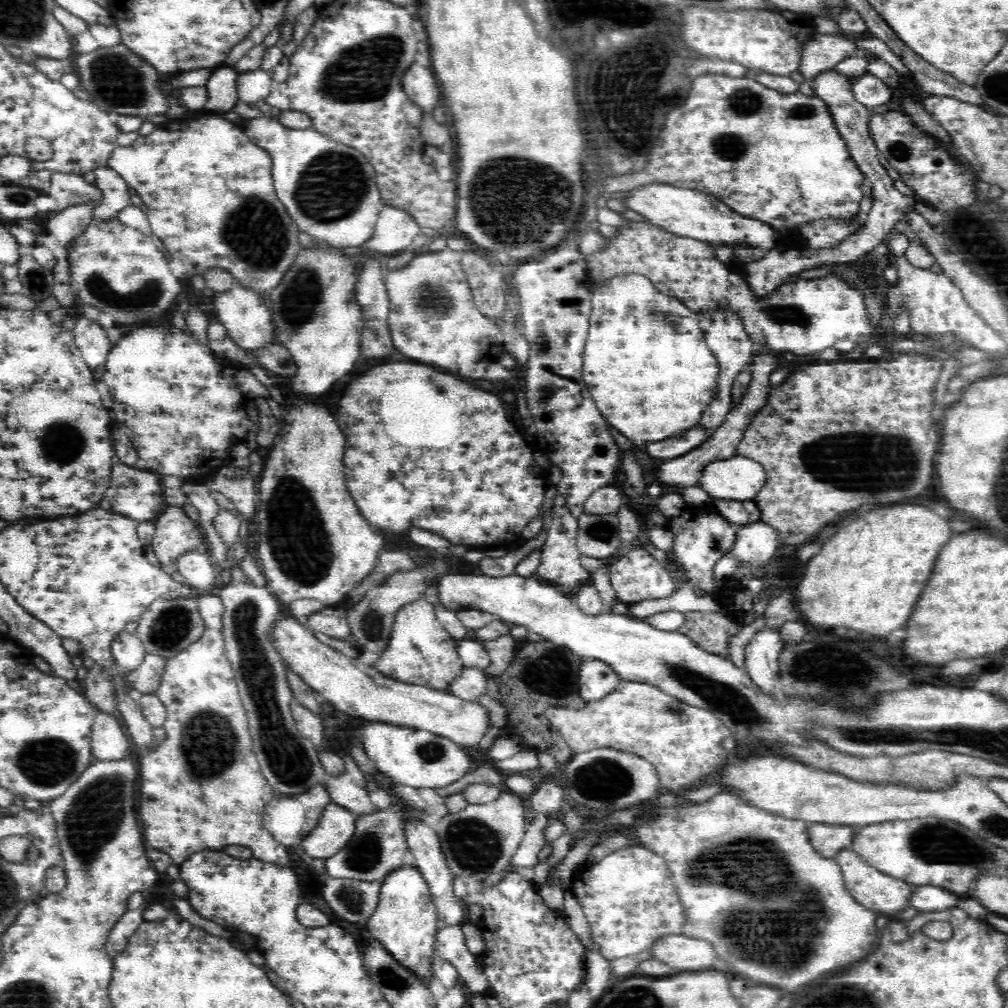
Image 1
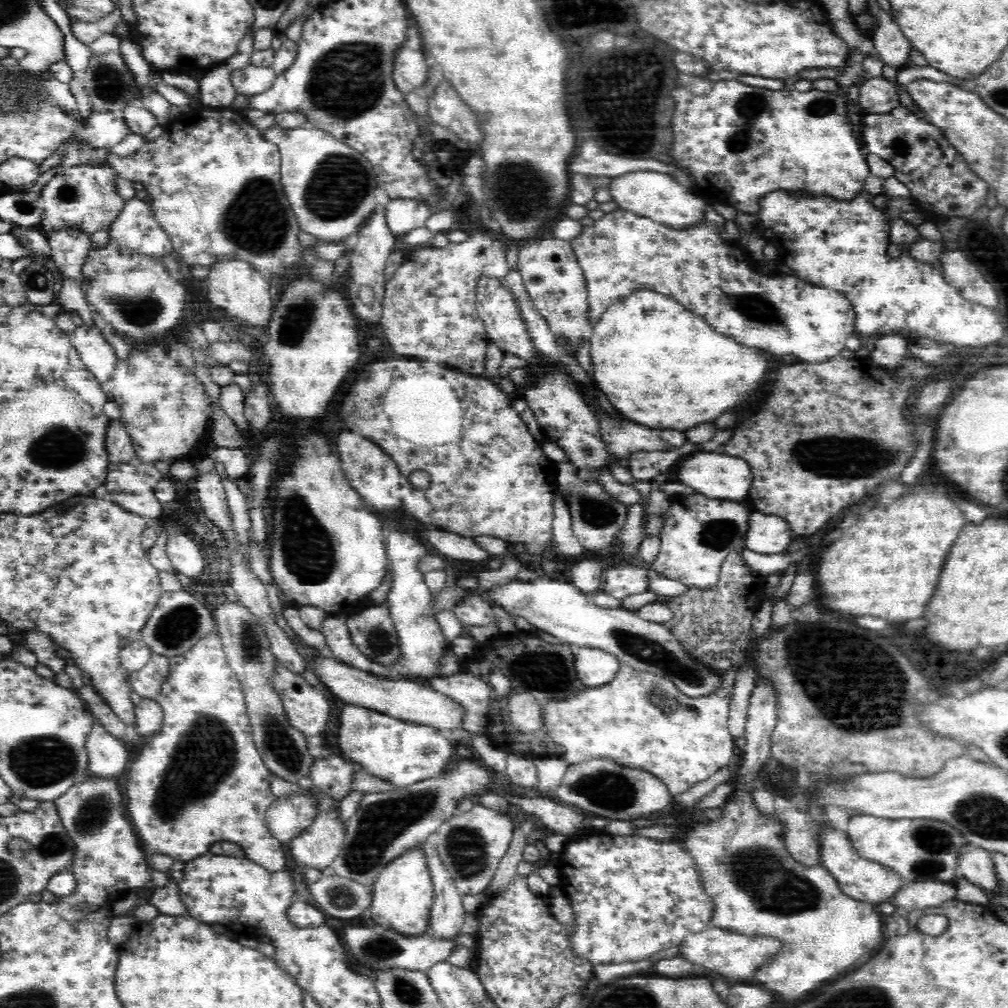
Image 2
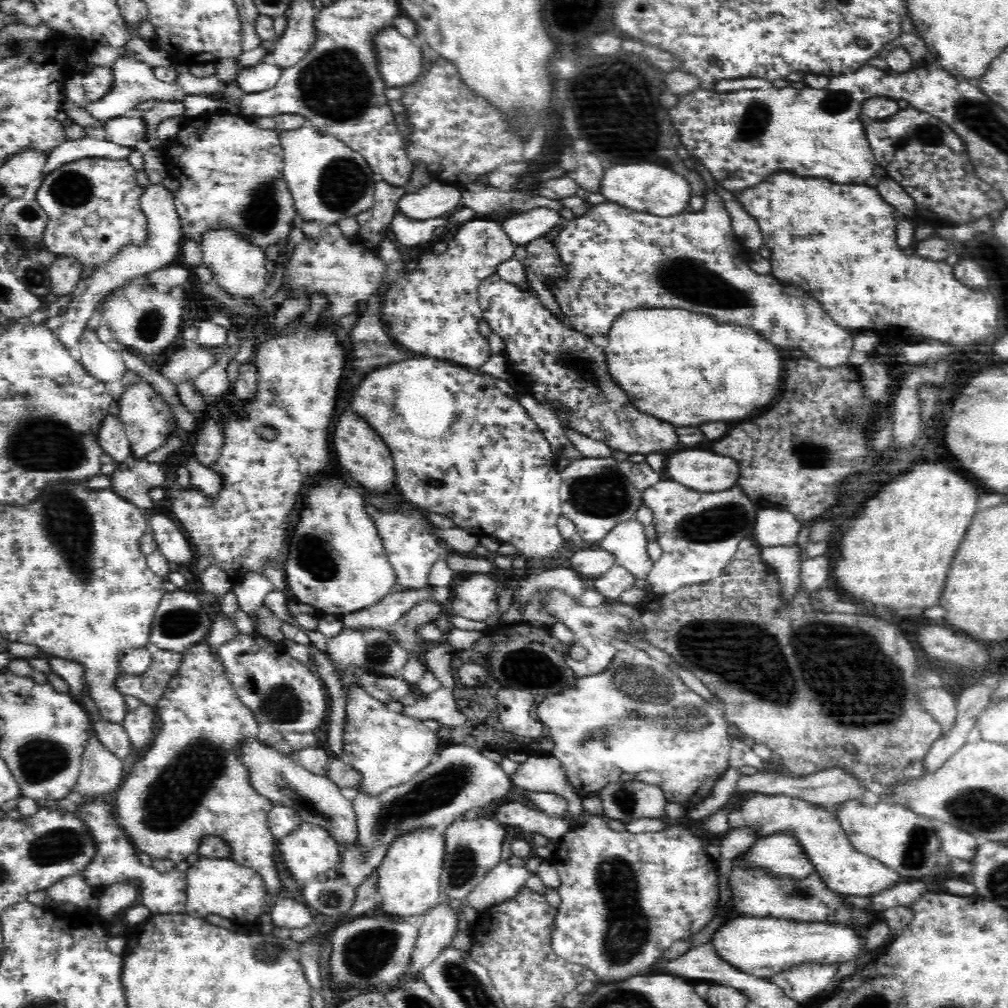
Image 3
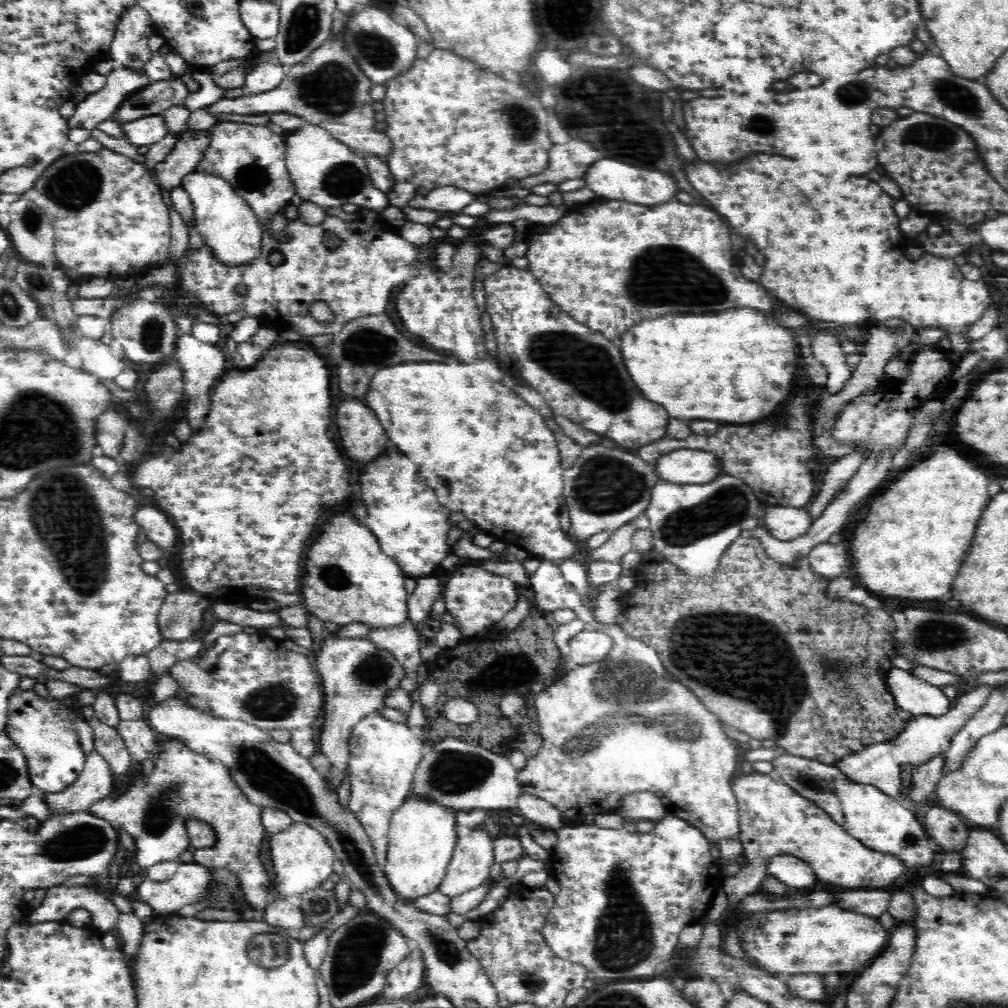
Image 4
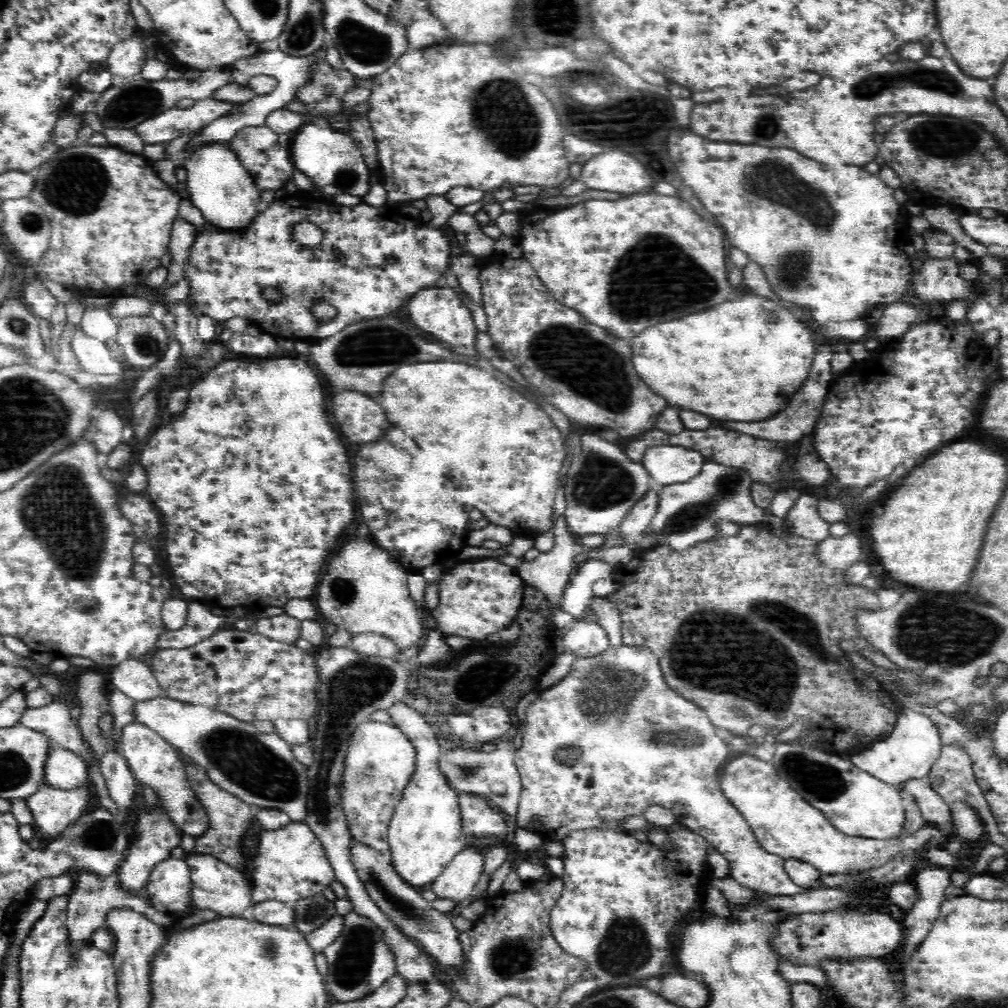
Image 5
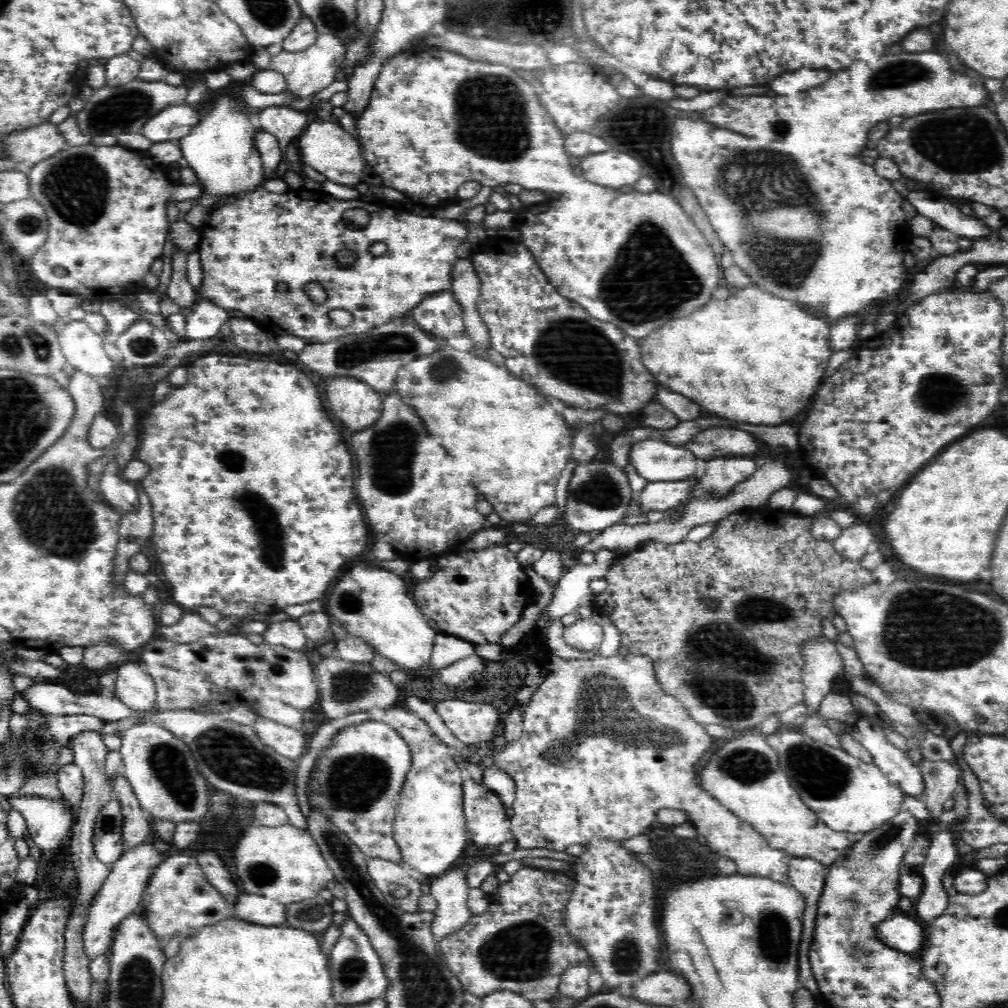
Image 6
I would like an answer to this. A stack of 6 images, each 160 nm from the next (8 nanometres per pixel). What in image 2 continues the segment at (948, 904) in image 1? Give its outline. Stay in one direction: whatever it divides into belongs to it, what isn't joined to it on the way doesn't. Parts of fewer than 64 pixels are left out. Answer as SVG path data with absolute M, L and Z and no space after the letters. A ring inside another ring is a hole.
M927 880L900 887L892 896L891 903L899 914L907 914L916 909L940 906L942 902L956 899L956 887L940 881Z

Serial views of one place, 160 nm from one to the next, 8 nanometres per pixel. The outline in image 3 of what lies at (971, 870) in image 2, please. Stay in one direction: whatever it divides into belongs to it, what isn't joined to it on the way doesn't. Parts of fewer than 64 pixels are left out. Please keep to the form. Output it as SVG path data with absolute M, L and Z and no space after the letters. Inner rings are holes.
M946 823L942 832L944 855L949 860L953 858L972 860L976 856L979 845L978 839L952 824Z

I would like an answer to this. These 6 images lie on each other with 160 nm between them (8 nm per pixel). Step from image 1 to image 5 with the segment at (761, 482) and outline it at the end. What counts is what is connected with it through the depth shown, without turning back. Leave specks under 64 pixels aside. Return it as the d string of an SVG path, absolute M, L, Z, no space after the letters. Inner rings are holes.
M662 445L648 450L641 463L650 472L651 484L661 487L694 479L706 462L698 451Z

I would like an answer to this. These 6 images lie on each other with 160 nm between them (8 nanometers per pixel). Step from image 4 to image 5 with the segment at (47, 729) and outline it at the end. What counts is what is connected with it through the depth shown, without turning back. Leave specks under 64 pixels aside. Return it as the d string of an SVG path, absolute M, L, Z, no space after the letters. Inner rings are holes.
M52 745L44 766L45 784L56 789L80 788L88 783L88 768L82 756L73 750Z

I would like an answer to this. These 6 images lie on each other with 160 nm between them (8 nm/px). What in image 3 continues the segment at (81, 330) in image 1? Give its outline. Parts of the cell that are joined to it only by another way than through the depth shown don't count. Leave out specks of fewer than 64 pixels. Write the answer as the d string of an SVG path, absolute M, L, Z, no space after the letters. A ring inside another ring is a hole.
M86 328L78 343L75 349L81 356L80 362L98 380L118 380L126 372L120 350L116 349L114 343L100 341L96 331Z

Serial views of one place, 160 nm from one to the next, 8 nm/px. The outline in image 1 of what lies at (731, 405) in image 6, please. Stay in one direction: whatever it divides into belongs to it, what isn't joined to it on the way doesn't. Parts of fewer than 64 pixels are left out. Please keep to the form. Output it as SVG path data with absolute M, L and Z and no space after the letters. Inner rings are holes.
M616 273L589 288L592 312L584 344L582 378L600 414L626 438L640 446L648 440L666 440L698 424L702 412L716 396L720 365L710 352L698 315L678 297L658 292L652 281L640 273Z

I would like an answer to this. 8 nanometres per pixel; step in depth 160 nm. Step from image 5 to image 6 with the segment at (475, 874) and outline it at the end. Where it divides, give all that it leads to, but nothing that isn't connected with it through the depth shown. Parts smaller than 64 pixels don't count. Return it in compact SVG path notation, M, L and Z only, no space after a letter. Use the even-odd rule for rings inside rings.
M450 870L434 878L427 890L437 902L433 910L431 931L440 943L471 920L472 913L467 905L470 888L462 872Z

